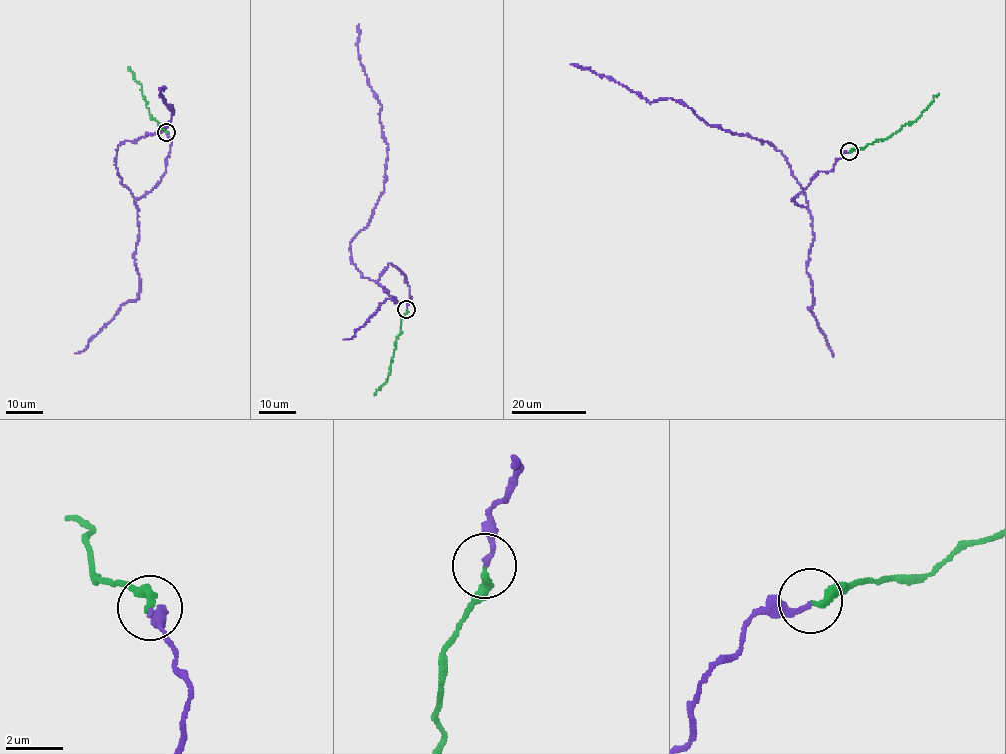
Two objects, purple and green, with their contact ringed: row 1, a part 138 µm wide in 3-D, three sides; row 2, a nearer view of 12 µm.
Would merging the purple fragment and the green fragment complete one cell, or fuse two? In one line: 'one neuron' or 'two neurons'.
one neuron

